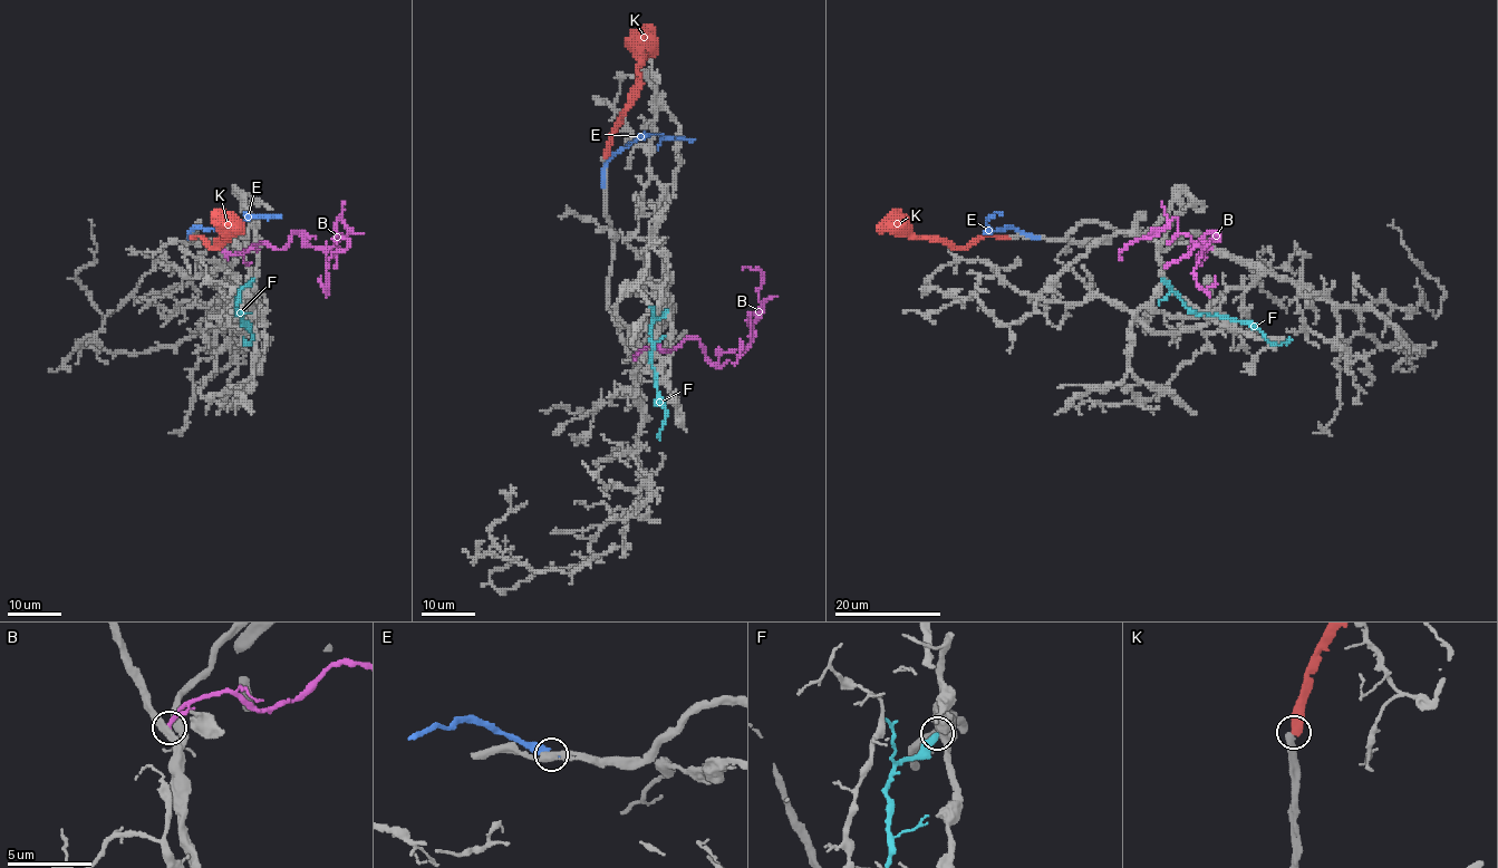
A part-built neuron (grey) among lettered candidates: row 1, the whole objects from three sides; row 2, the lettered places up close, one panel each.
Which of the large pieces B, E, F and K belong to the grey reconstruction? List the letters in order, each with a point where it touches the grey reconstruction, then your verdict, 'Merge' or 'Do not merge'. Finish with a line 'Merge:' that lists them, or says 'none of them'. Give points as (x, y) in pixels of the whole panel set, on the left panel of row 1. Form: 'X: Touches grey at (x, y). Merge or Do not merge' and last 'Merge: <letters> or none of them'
B: Touches grey at (220, 249). Do not merge
E: Touches grey at (189, 238). Do not merge
F: Touches grey at (253, 279). Do not merge
K: Touches grey at (191, 238). Do not merge
Merge: none of them

